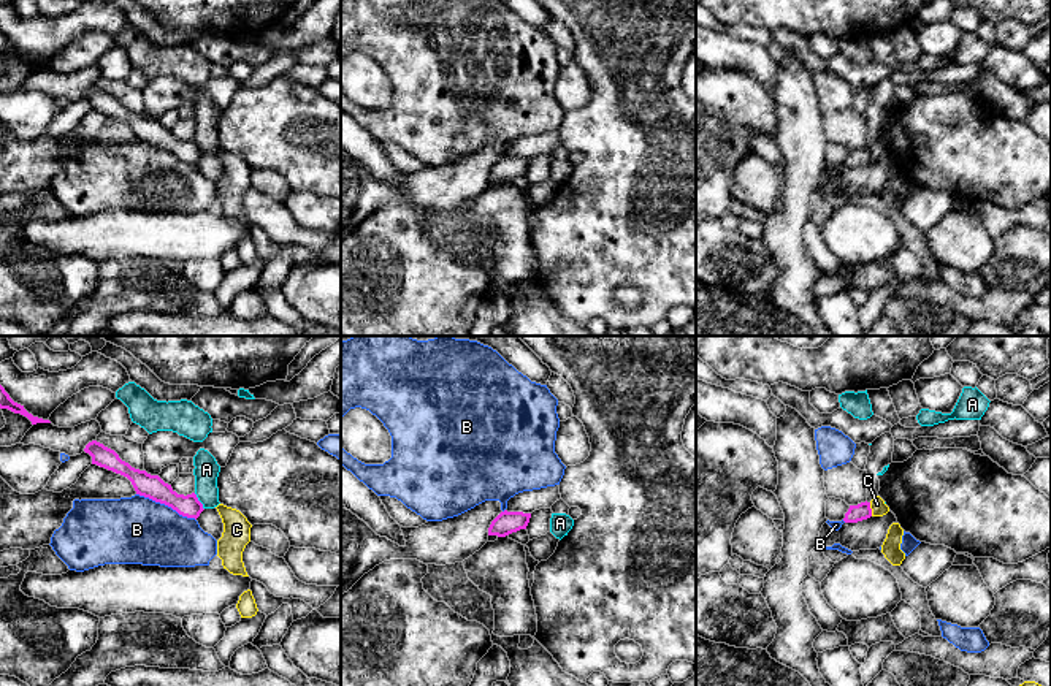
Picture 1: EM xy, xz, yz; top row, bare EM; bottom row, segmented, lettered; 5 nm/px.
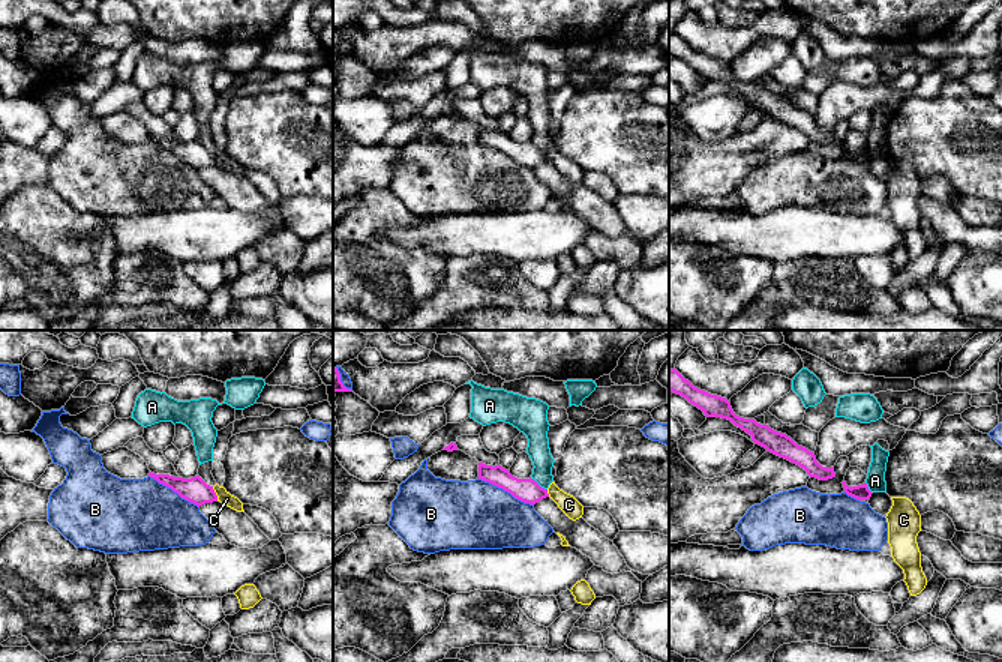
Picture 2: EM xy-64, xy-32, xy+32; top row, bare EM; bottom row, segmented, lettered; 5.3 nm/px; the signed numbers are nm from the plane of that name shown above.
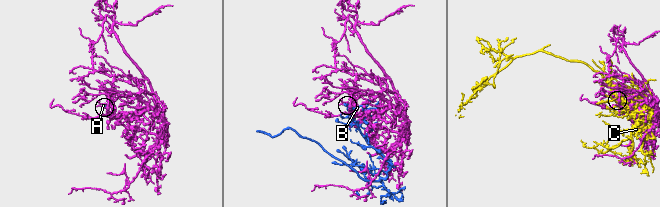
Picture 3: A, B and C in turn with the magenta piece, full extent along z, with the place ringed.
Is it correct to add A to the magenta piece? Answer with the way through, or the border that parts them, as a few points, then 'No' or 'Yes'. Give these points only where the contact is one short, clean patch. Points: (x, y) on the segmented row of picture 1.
Boundary: xy (194, 493), (203, 509). No

